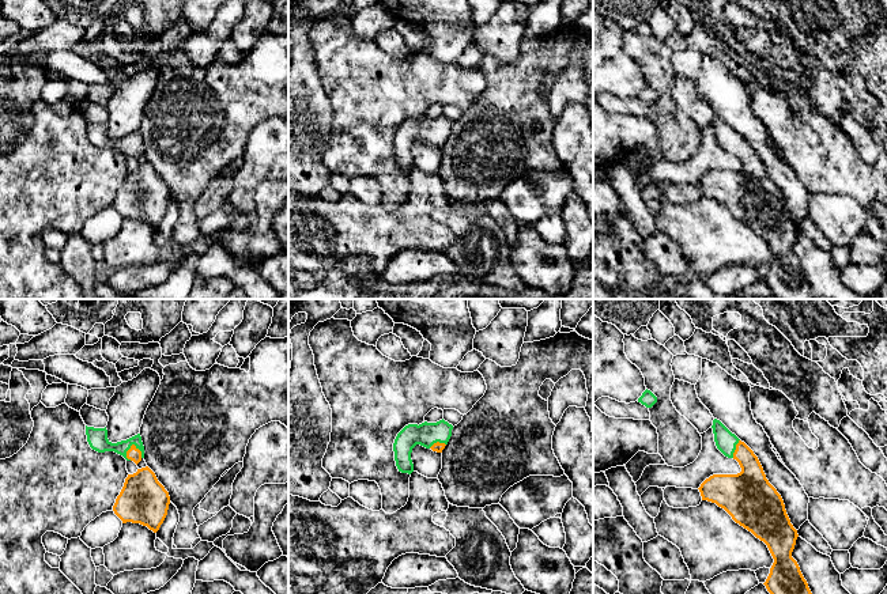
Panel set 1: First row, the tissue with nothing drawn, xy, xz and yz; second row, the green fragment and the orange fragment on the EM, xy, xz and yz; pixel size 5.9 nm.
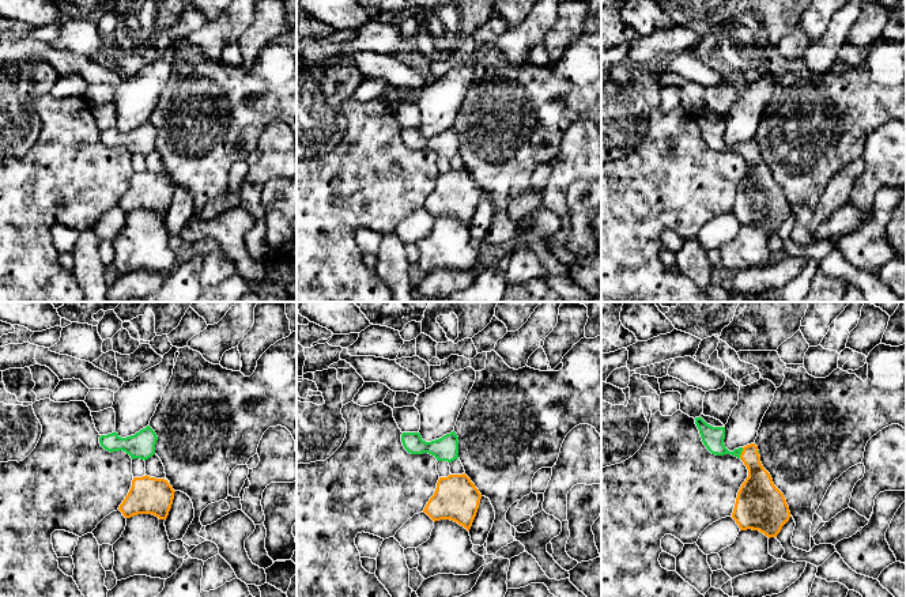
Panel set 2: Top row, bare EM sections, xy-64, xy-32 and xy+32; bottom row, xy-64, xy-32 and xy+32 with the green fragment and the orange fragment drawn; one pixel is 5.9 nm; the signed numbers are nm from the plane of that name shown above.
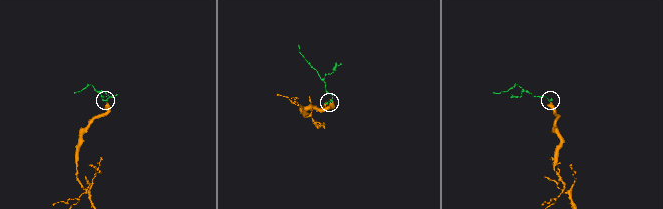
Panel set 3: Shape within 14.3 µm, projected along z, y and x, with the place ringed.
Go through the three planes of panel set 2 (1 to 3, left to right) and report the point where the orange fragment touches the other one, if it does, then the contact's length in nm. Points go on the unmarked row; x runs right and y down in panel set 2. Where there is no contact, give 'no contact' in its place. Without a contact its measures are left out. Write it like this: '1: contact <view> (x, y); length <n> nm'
1: no contact
2: no contact
3: contact xy+32 (740, 148); length 70 nm

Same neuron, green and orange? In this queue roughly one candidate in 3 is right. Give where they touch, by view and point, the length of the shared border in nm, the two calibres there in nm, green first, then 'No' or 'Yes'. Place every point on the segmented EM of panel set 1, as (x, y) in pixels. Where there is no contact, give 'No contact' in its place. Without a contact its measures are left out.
Touches green at xy (136, 447). Shared border 110 nm. Thickness 120 nm (green) against 80 nm. Yes

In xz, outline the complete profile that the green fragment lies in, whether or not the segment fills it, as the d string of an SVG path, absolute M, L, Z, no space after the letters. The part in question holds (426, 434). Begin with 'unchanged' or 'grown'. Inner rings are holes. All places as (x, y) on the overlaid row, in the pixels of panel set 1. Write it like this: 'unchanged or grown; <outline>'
grown; M444 419L437 423L408 424L396 436L393 443L395 461L399 472L411 474L414 464L412 449L420 444L433 451L442 453L452 436L453 425Z

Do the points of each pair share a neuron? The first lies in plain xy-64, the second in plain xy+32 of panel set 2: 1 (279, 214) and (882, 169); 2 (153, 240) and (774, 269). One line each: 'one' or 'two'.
1: two
2: two

